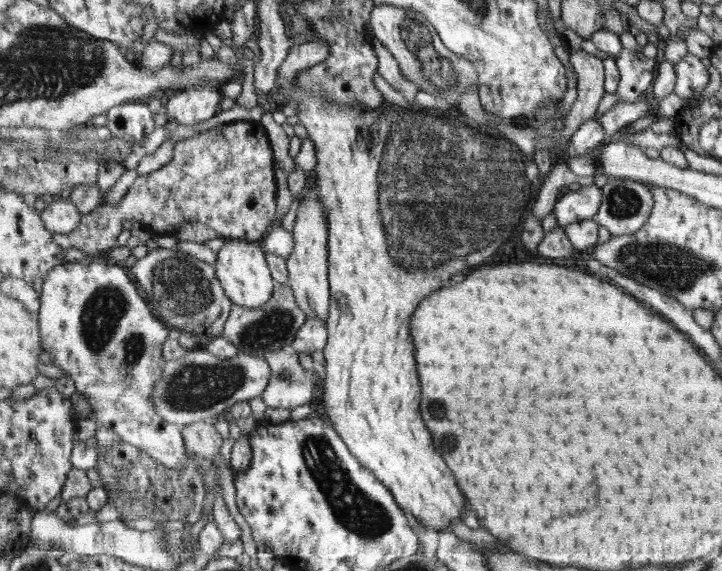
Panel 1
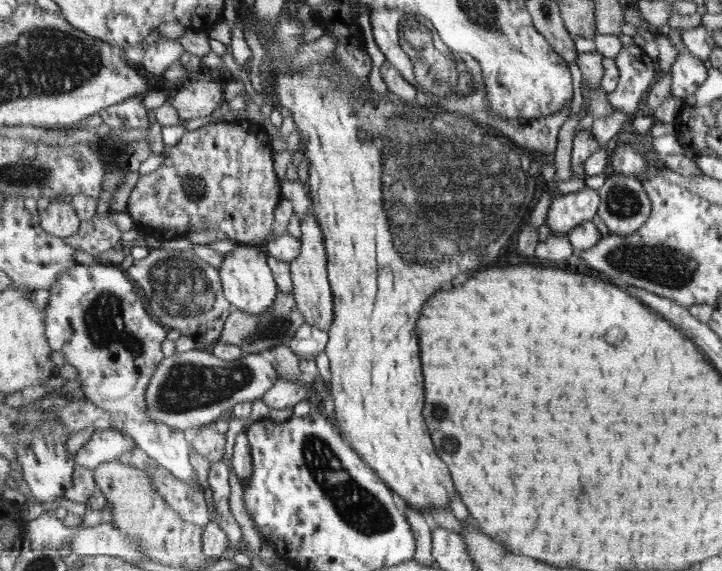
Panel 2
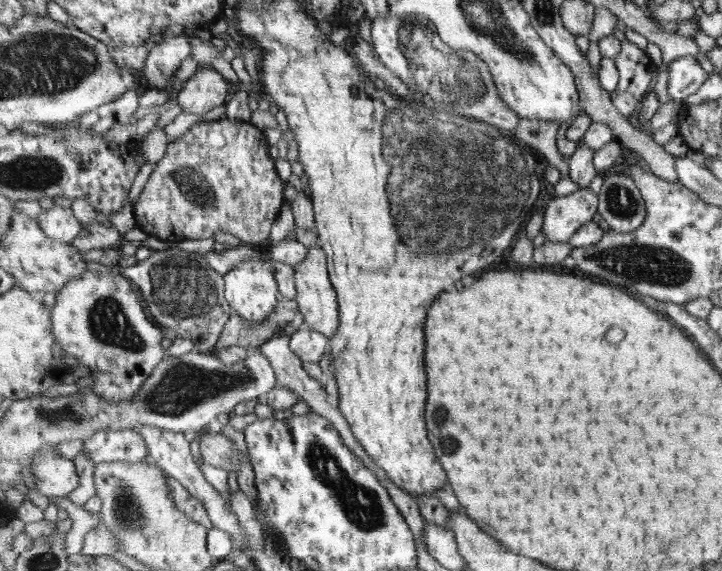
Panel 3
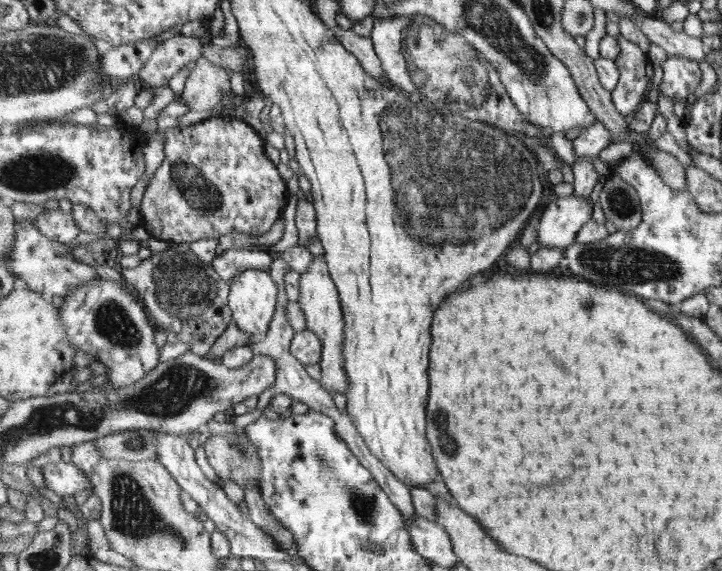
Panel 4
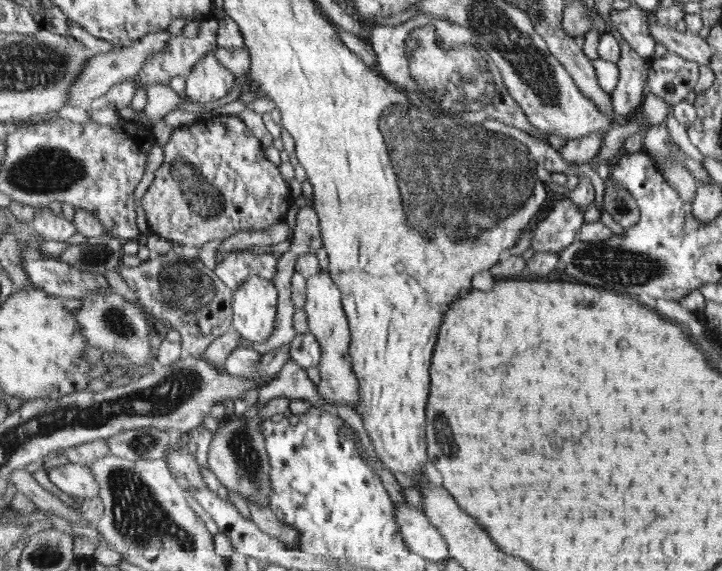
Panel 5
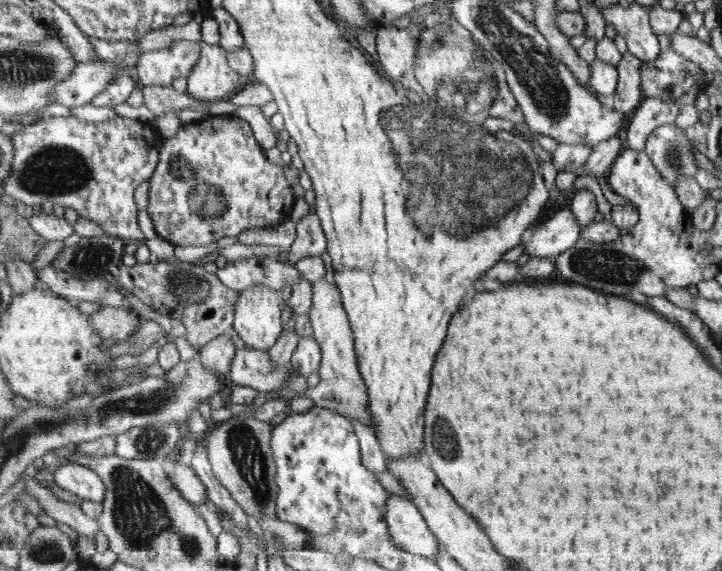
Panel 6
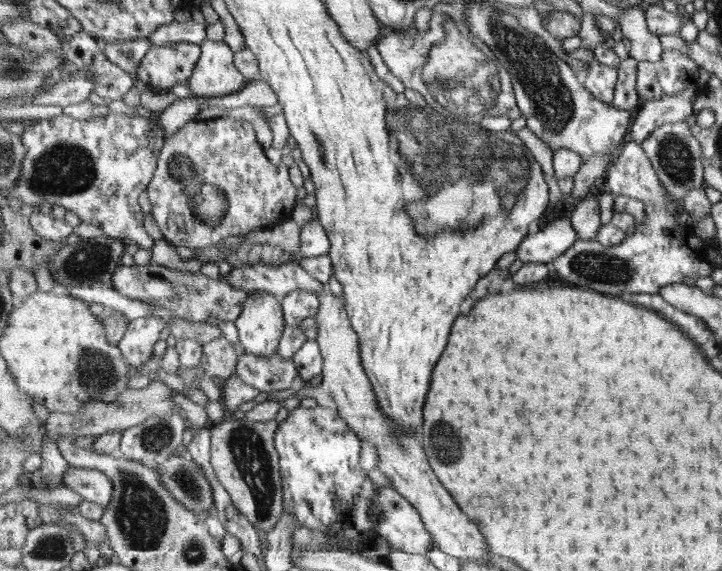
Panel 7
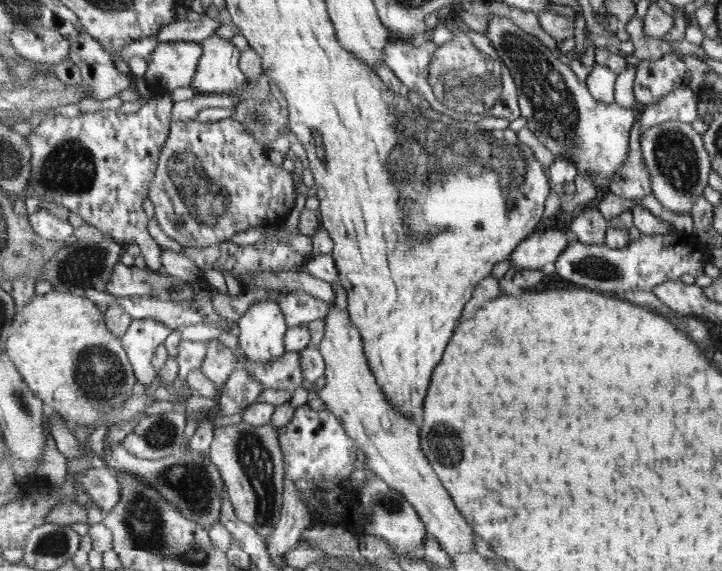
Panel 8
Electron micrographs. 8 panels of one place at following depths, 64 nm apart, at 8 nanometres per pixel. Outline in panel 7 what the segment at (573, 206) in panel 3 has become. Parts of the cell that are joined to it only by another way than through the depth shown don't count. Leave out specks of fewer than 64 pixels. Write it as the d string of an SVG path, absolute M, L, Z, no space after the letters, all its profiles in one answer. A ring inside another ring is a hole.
M560 217L541 230L525 237L525 242L516 250L517 257L523 263L549 264L569 250L579 234L572 226L570 218Z

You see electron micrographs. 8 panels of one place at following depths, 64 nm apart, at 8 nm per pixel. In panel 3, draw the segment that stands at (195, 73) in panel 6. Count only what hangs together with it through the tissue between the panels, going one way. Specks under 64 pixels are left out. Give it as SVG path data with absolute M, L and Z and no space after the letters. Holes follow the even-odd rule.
M199 64L197 73L177 94L177 102L183 111L213 116L229 96L229 83L213 66Z

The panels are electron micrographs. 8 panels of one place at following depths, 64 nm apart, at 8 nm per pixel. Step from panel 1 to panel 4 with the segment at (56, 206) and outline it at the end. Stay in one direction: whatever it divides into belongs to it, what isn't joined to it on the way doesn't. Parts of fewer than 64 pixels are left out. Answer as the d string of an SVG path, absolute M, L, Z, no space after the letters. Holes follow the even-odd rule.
M60 210L40 214L33 224L51 241L65 244L72 244L82 231L72 214L63 213Z

